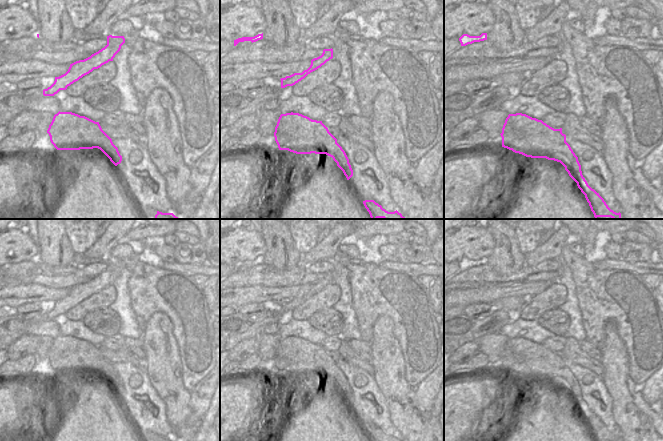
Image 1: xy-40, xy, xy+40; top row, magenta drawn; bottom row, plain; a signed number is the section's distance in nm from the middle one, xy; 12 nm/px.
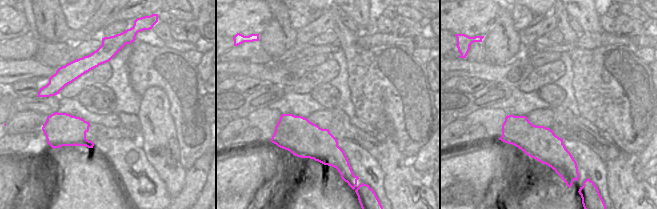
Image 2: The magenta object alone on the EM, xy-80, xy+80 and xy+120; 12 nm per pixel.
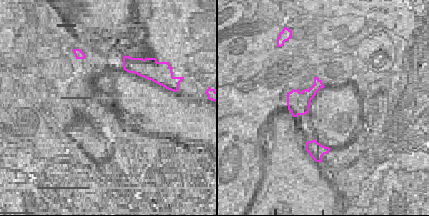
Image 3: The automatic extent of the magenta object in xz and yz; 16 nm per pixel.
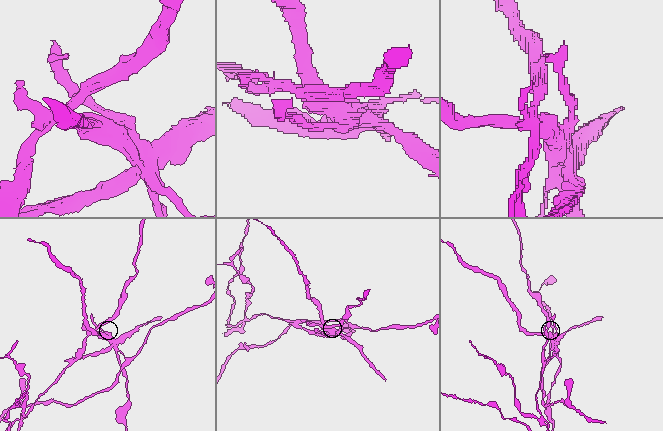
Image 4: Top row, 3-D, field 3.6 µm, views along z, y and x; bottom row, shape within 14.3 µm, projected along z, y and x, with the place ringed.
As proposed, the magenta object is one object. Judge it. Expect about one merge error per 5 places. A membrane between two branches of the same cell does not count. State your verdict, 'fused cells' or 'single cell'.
fused cells

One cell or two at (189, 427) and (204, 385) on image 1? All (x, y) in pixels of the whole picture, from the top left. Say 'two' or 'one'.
one

